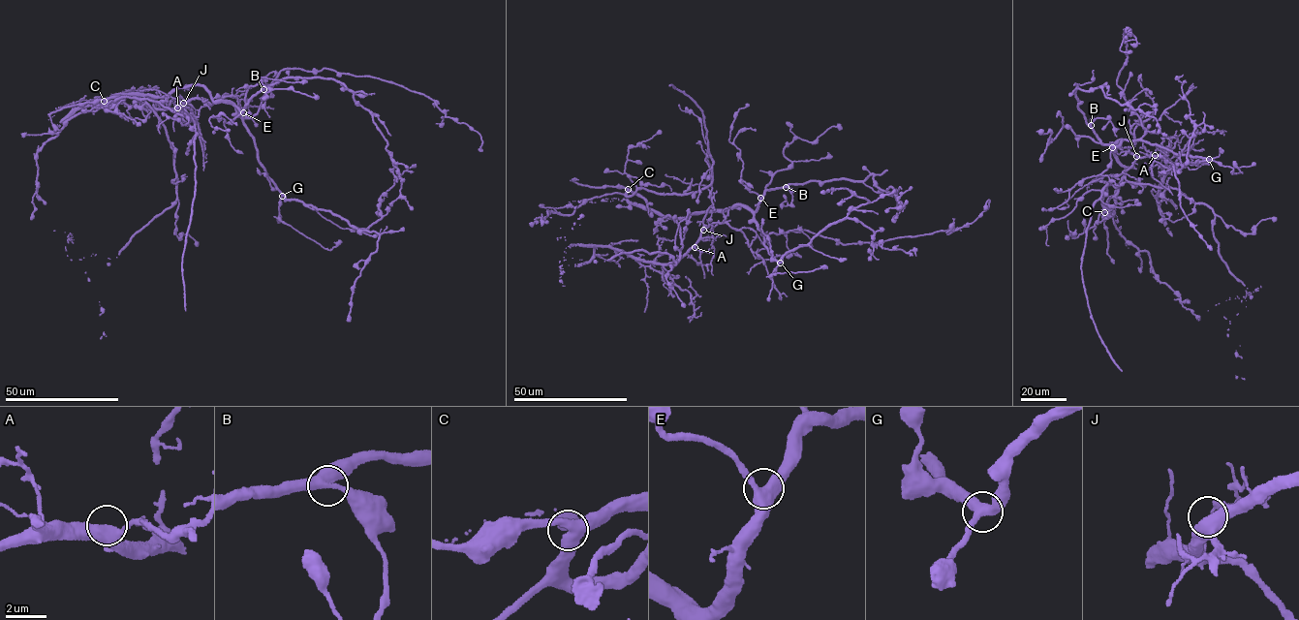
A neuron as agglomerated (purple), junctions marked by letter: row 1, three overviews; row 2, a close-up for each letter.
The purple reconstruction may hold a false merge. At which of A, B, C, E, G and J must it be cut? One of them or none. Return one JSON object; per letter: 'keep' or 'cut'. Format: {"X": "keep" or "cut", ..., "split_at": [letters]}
{"A": "keep", "B": "keep", "C": "keep", "E": "keep", "G": "keep", "J": "keep", "split_at": []}

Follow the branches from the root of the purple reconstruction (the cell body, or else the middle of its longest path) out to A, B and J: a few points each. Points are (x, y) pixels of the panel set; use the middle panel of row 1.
A: (694, 213), (665, 218), (627, 194), (644, 188), (681, 195), (703, 185), (712, 204), (695, 247)
B: (694, 213), (744, 204), (755, 211), (766, 191), (786, 187)
J: (694, 213), (665, 218), (627, 194), (644, 188), (681, 195), (703, 185), (712, 204), (703, 230)

